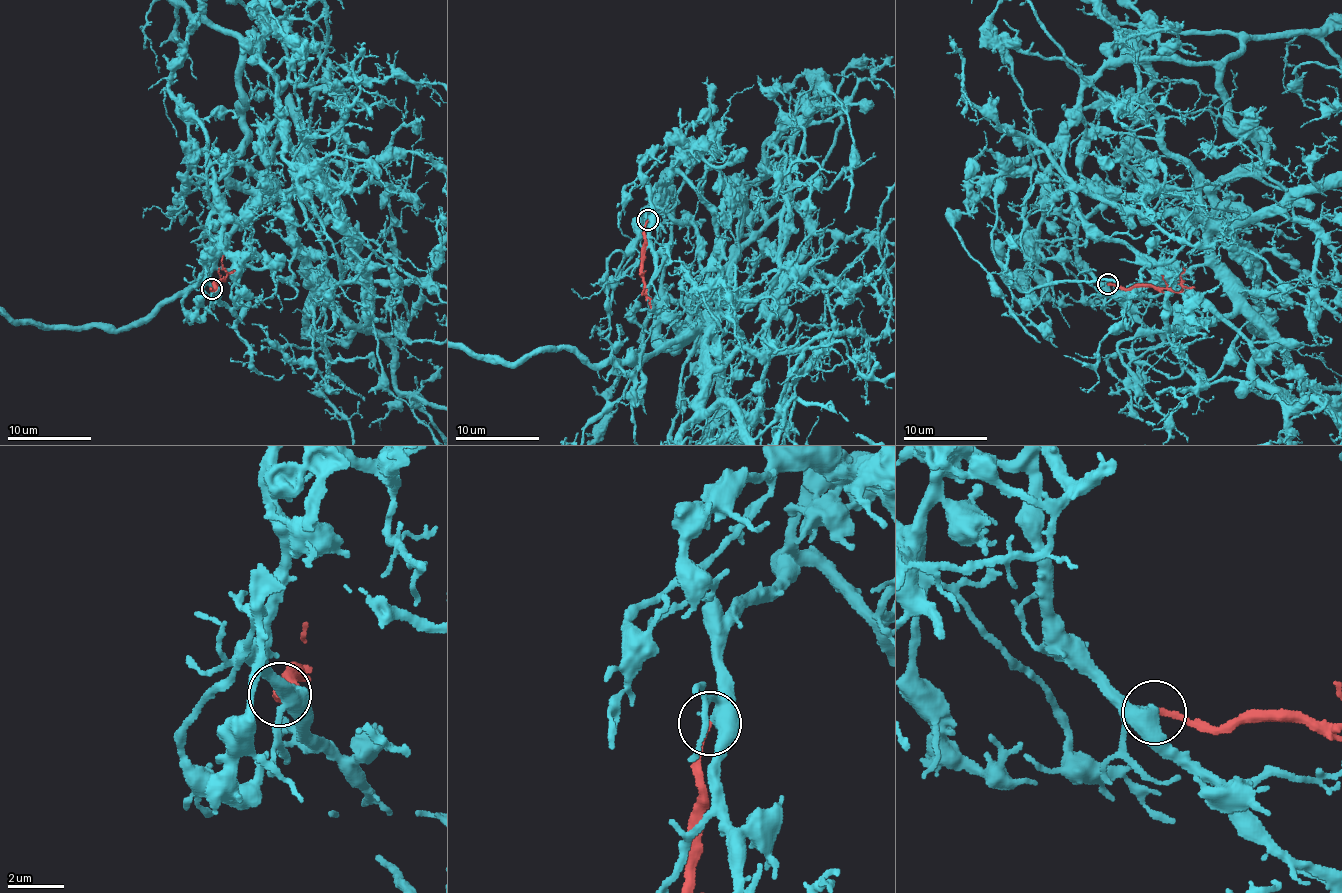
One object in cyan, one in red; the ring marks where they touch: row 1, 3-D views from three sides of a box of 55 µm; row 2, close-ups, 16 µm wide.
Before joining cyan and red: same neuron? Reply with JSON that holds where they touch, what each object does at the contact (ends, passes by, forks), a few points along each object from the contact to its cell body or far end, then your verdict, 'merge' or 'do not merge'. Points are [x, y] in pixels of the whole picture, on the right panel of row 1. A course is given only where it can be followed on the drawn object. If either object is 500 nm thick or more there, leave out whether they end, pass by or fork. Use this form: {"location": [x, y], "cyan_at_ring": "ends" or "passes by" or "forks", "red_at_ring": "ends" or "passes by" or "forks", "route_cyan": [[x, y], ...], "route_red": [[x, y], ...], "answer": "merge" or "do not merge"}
{"location": [1108, 284], "cyan_at_ring": "forks", "red_at_ring": "ends", "route_cyan": [[1108, 284], [1072, 205], [1194, 196], [1248, 250], [1269, 336], [1210, 256], [1145, 233], [1180, 203]], "route_red": [[1108, 283], [1119, 287], [1171, 287], [1178, 292], [1183, 267]], "answer": "merge"}

